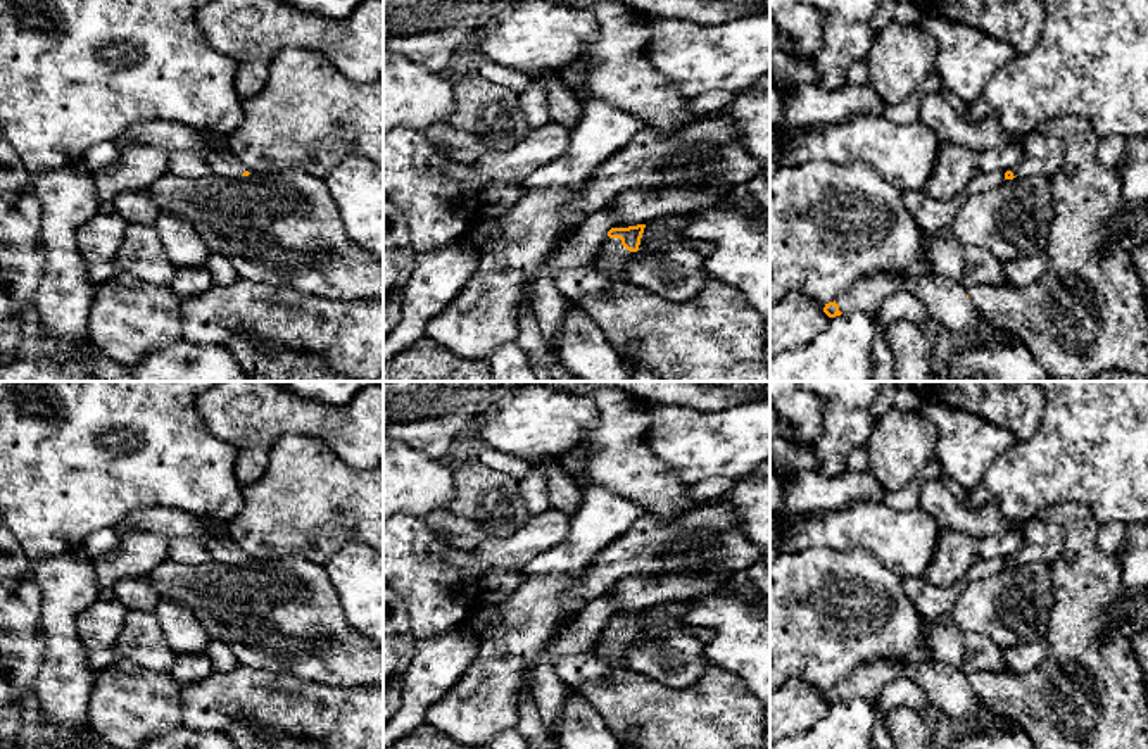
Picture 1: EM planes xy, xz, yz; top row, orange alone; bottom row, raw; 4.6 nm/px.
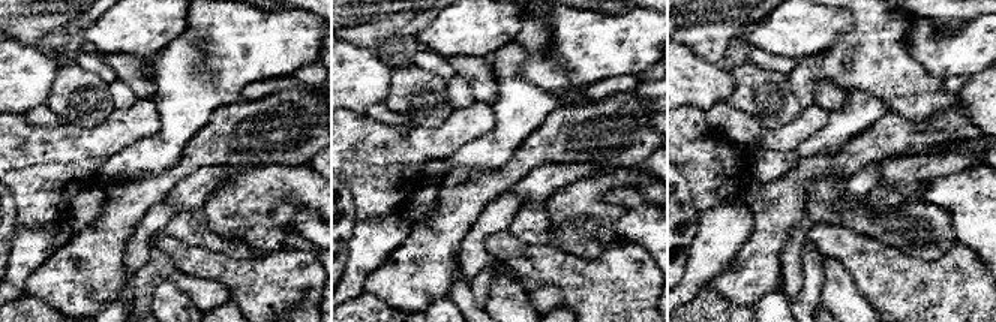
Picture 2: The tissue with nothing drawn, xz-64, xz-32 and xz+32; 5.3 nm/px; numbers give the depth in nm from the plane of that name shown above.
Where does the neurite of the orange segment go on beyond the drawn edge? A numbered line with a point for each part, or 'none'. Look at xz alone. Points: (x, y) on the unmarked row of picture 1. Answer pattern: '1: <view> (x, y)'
1: xz (610, 648)

